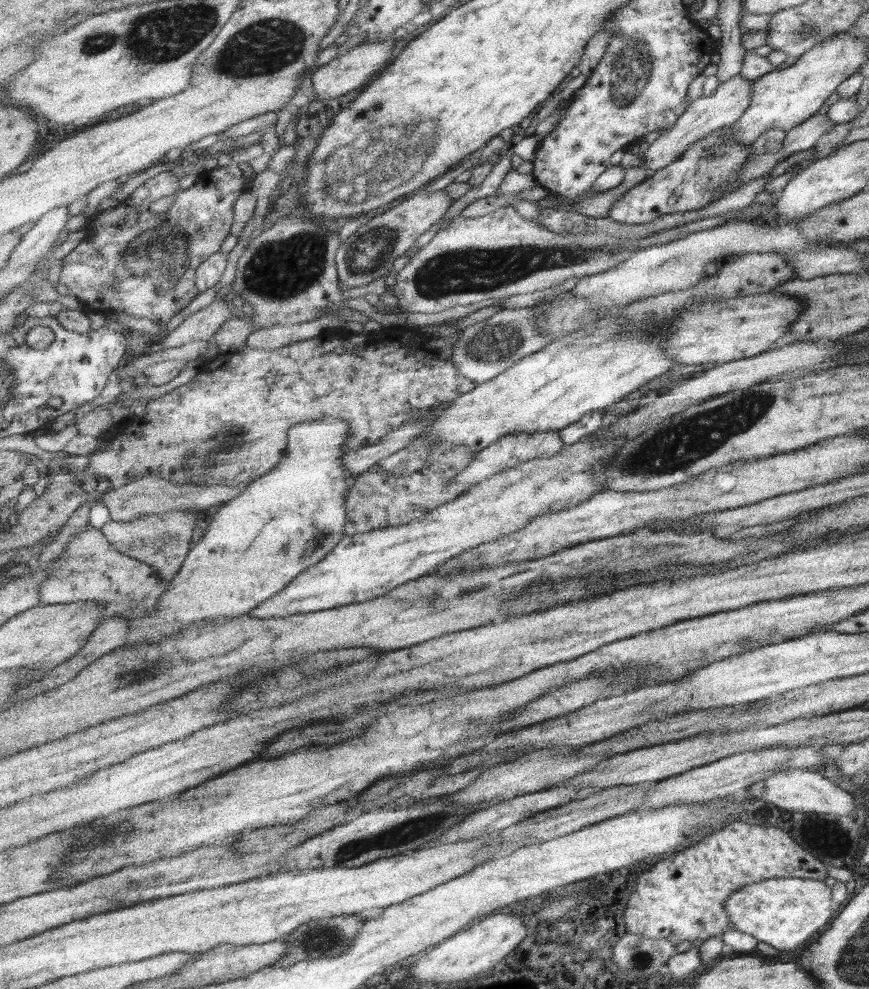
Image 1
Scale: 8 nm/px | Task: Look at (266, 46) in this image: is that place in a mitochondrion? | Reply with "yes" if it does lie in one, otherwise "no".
yes

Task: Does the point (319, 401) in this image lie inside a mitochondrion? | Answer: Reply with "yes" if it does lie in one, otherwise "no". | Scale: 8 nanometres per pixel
no

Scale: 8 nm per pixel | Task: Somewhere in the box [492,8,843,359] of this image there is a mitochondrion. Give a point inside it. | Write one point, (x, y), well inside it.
(635, 60)

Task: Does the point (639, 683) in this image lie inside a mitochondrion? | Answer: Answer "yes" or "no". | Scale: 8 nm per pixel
no

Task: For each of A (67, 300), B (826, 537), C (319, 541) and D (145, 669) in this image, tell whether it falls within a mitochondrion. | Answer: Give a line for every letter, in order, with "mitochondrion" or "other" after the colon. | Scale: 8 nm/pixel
A: other
B: other
C: mitochondrion
D: mitochondrion

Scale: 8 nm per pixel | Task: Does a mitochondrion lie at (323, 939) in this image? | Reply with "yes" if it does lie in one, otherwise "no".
yes

